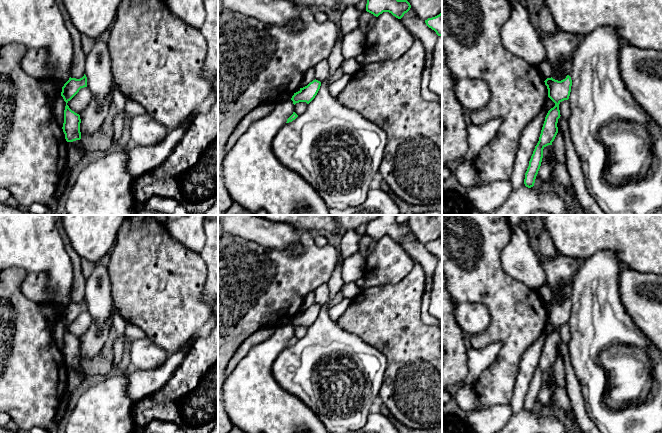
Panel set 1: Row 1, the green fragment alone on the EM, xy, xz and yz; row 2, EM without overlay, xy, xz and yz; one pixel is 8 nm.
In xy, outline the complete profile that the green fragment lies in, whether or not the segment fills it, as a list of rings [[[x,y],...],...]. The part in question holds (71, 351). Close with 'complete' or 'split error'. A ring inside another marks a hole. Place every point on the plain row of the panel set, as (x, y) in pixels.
[[[85,298],[80,303],[70,301],[62,311],[61,320],[66,326],[62,353],[67,366],[73,366],[81,363],[80,339],[72,335],[67,327],[79,316],[81,312],[84,311],[87,311],[87,301]]]; complete

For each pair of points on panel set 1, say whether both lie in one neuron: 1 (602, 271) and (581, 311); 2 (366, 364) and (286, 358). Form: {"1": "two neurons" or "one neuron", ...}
{"1": "one neuron", "2": "one neuron"}

